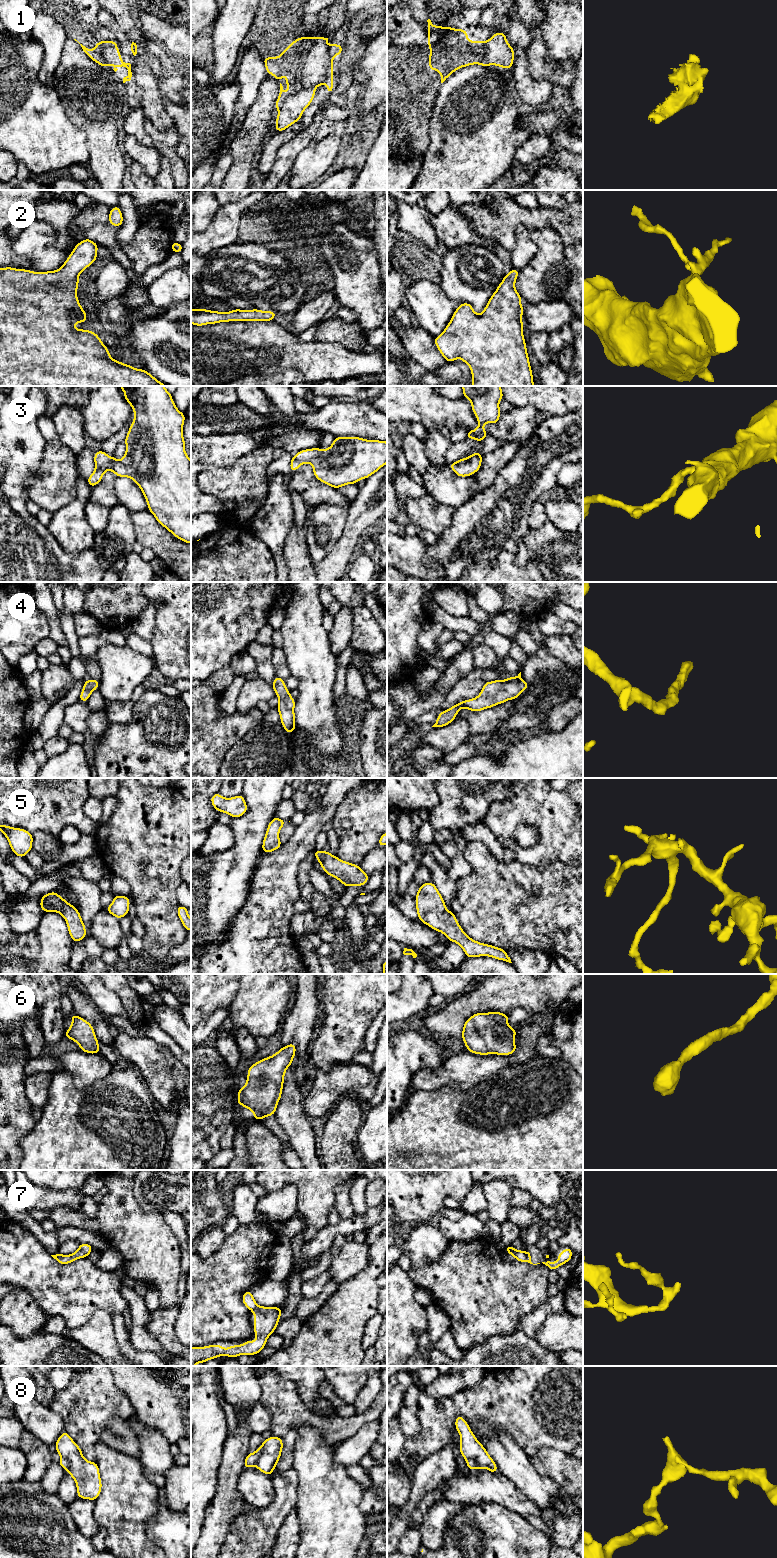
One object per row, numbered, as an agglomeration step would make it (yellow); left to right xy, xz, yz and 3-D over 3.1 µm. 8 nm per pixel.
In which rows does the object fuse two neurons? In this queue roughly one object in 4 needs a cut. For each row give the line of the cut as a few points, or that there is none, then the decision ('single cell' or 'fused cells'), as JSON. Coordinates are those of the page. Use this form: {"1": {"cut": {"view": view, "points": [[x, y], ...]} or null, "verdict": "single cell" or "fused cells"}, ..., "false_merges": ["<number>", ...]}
{"1": {"cut": {"view": "xz", "points": [[314, 87], [302, 89], [290, 95], [278, 108]]}, "verdict": "fused cells"}, "2": {"cut": null, "verdict": "single cell"}, "3": {"cut": null, "verdict": "single cell"}, "4": {"cut": null, "verdict": "single cell"}, "5": {"cut": null, "verdict": "single cell"}, "6": {"cut": null, "verdict": "single cell"}, "7": {"cut": {"view": "yz", "points": [[525, 1252], [526, 1260]]}, "verdict": "fused cells"}, "8": {"cut": {"view": "xz", "points": [[261, 1446], [261, 1452], [255, 1464]]}, "verdict": "fused cells"}, "false_merges": ["1", "7", "8"]}

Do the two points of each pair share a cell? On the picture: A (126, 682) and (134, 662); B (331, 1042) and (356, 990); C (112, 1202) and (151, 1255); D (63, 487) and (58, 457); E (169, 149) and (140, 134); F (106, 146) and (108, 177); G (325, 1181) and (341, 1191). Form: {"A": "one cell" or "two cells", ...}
{"A": "one cell", "B": "one cell", "C": "one cell", "D": "one cell", "E": "two cells", "F": "one cell", "G": "two cells"}

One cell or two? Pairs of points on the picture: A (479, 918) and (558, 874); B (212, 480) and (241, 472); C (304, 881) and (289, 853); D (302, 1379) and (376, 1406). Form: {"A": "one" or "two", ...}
{"A": "one", "B": "one", "C": "two", "D": "two"}

